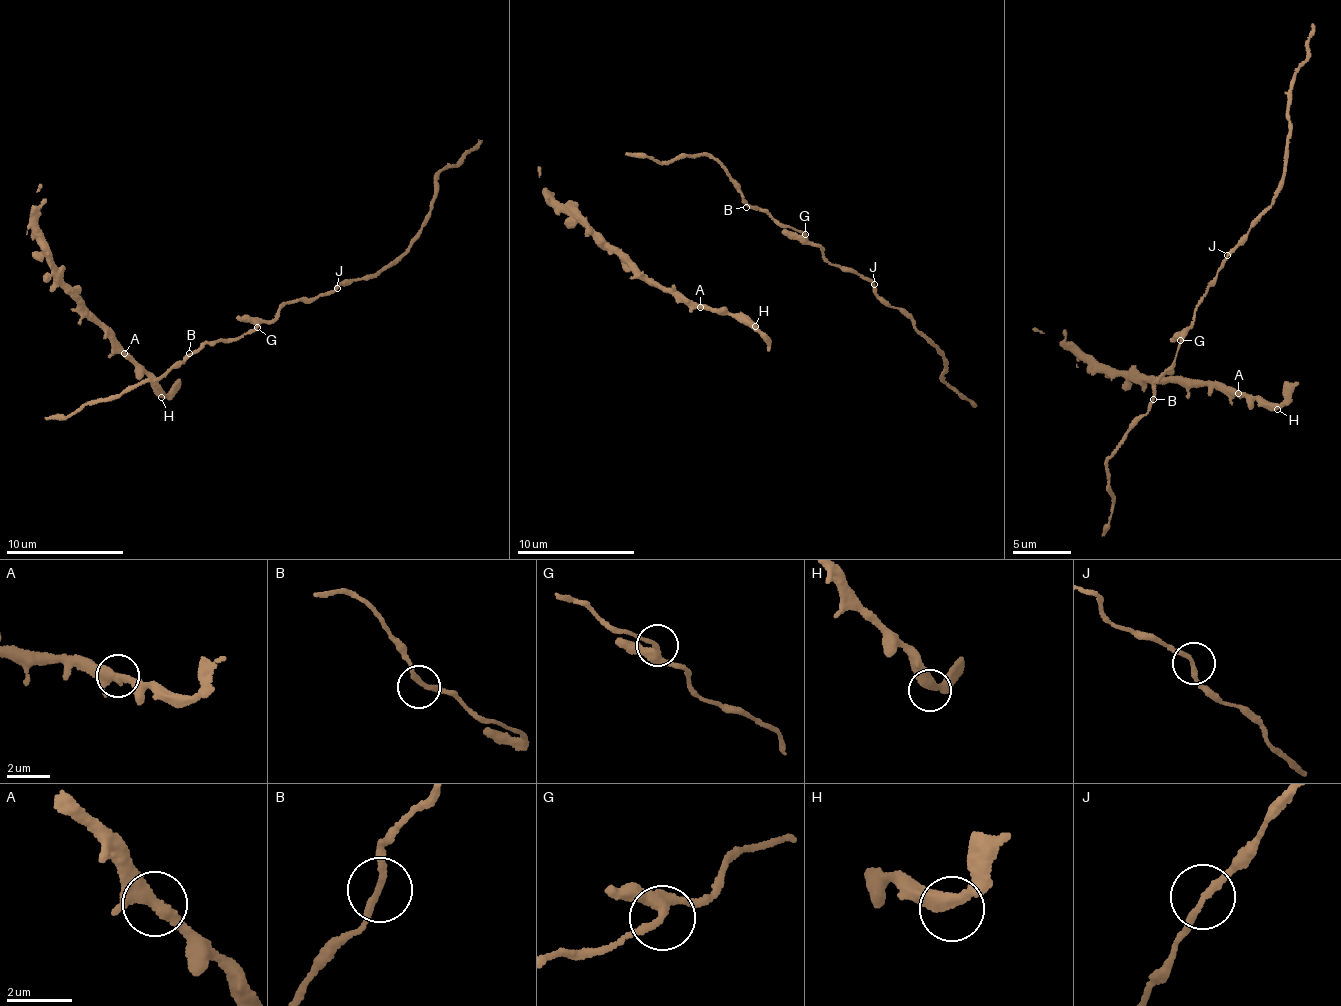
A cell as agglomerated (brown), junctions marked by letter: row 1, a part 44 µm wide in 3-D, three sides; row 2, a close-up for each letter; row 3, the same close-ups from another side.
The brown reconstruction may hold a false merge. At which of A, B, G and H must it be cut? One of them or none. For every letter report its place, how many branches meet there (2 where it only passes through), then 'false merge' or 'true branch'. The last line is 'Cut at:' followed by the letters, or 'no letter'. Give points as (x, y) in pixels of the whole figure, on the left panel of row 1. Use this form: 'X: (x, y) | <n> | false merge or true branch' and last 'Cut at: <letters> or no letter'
A: (124, 353) | 3 | true branch
B: (189, 353) | 2 | true branch
G: (257, 327) | 3 | true branch
H: (161, 397) | 2 | true branch
Cut at: no letter

